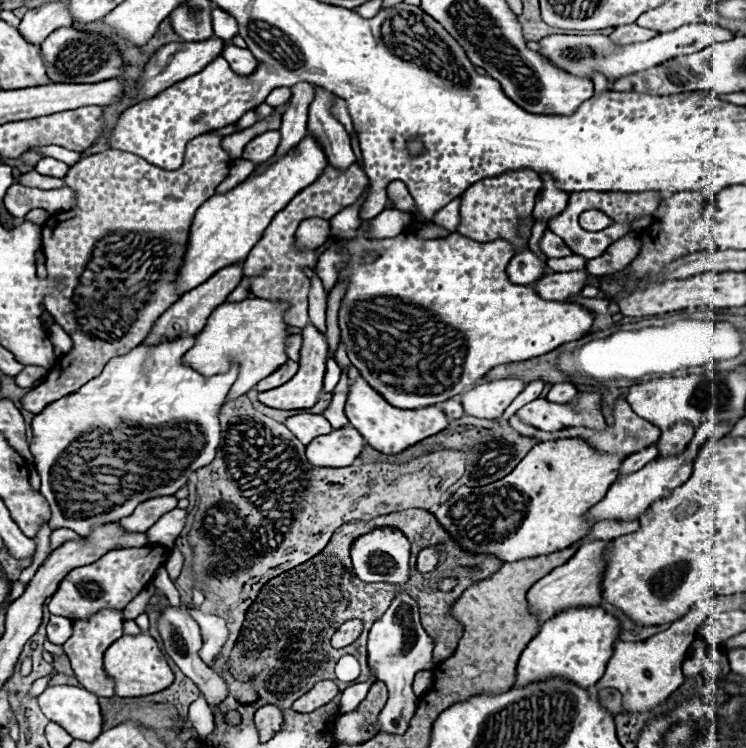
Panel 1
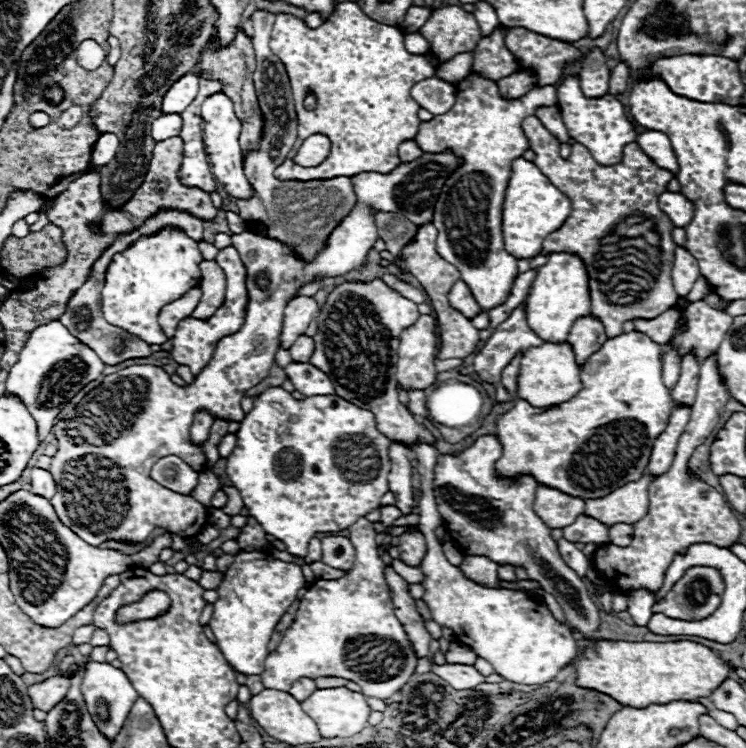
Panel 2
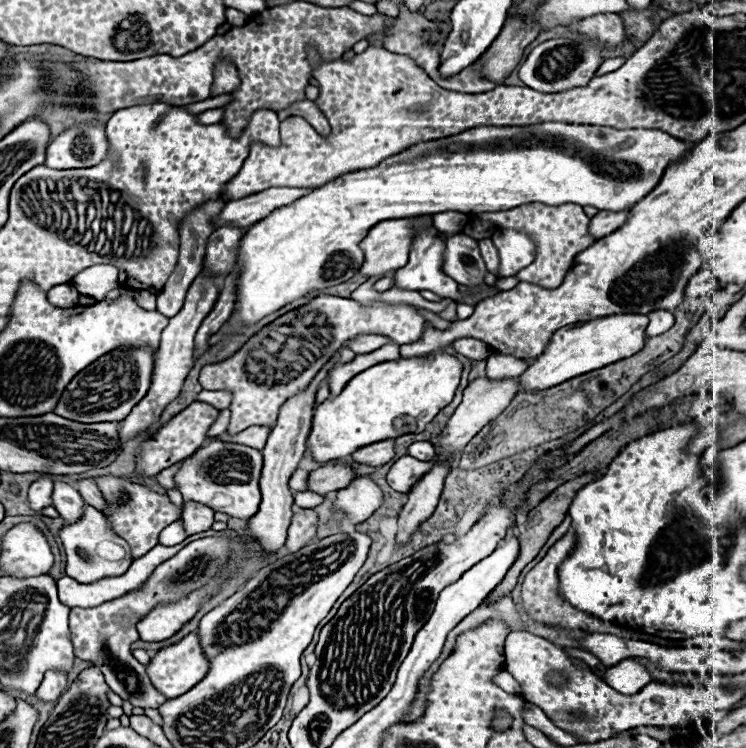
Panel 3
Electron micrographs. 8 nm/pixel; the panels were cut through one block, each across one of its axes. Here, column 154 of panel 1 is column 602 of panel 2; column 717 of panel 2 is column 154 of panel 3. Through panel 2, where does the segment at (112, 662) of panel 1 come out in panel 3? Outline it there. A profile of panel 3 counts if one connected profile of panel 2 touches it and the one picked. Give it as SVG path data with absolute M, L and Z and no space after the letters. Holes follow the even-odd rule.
M188 634L180 642L158 650L146 666L150 682L168 700L182 696L188 688L196 686L206 670L208 660L202 654L196 634Z

